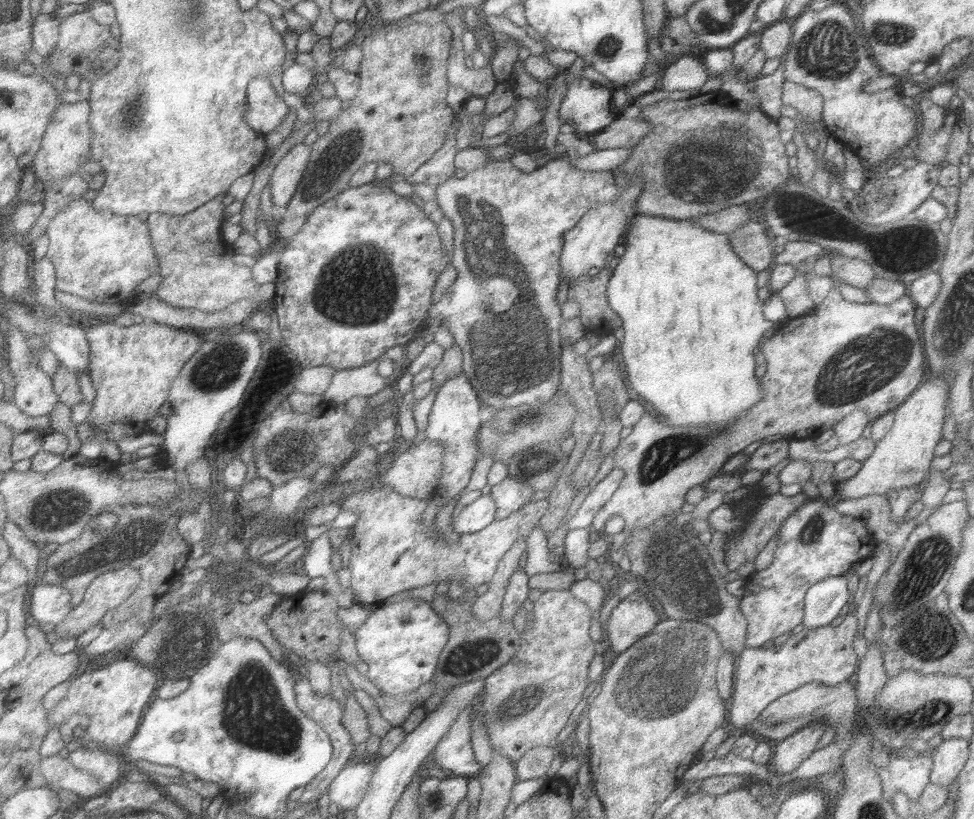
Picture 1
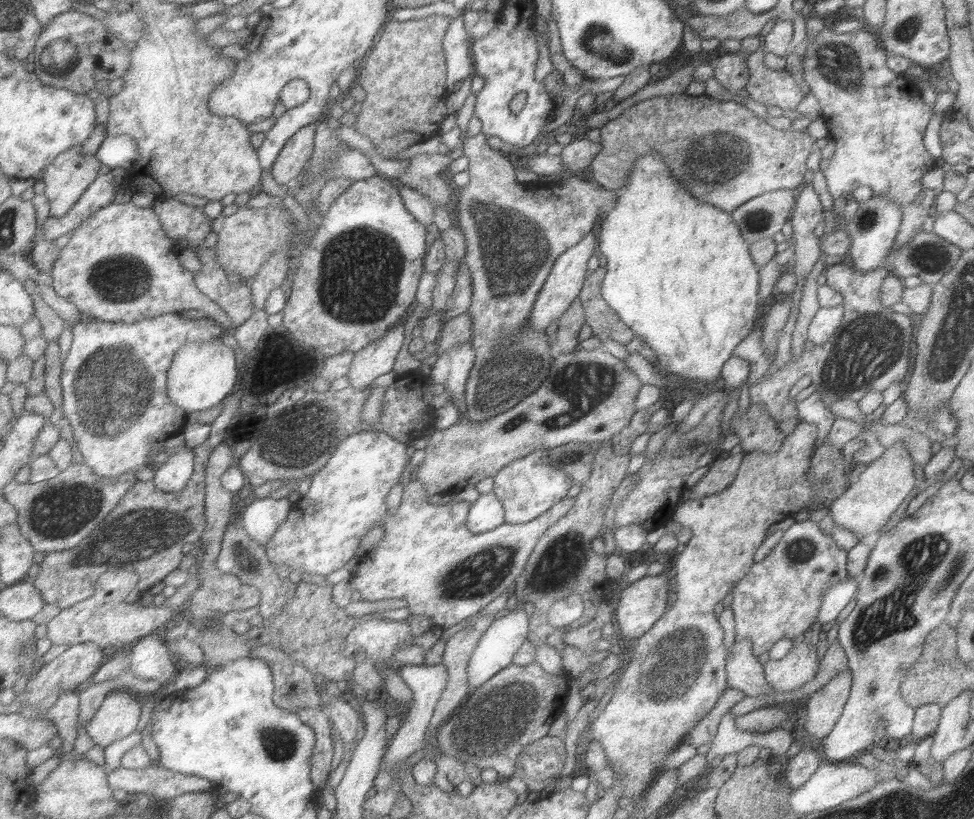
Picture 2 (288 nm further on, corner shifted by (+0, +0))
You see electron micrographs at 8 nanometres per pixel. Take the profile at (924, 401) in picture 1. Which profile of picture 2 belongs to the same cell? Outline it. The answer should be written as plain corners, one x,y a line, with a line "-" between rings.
895,442
893,446
885,448
885,452
875,462
865,464
857,472
859,480
855,484
849,484
845,492
831,502
827,510
831,512
833,524
853,532
859,540
863,540
869,534
879,534
879,530
887,524
891,514
903,502
903,498
917,486
917,478
913,476
913,466
915,460
909,456
909,452
901,442

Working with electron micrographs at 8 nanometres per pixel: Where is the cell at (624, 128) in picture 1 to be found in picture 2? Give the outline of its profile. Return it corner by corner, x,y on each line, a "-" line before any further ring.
577,136
571,140
571,144
567,144
567,148
563,148
563,162
565,162
565,176
575,174
577,170
585,170
587,166
593,164
593,160
601,154
603,150
603,142
593,144
591,140

